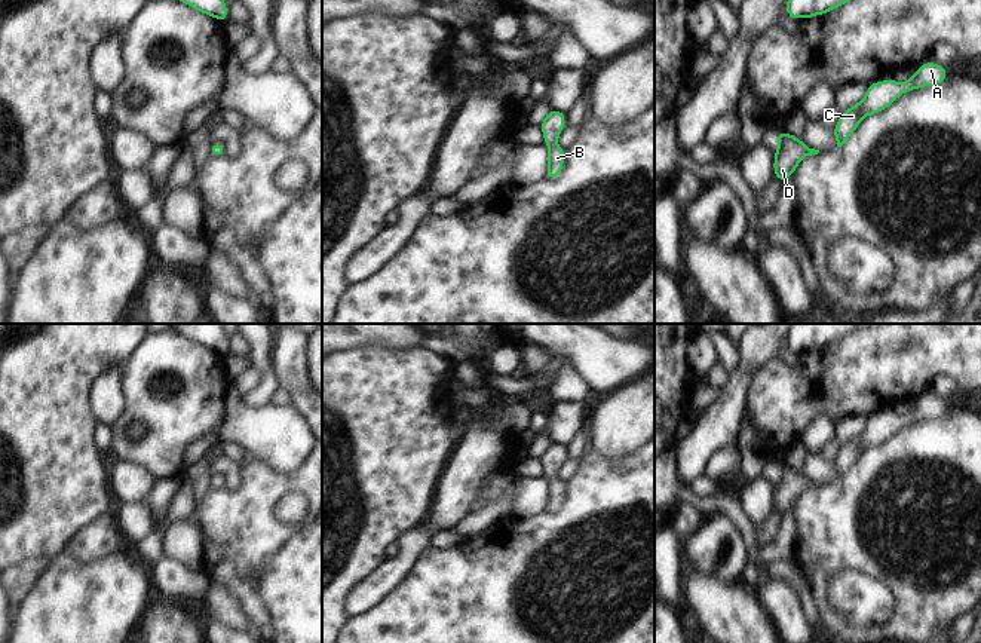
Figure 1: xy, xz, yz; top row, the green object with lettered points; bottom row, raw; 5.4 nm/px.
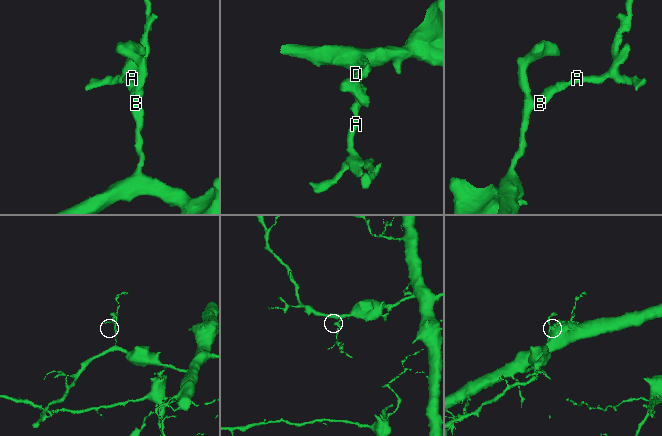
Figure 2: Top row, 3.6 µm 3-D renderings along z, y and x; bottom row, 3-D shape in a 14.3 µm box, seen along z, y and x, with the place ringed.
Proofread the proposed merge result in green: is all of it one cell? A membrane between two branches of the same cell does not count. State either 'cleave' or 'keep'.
keep

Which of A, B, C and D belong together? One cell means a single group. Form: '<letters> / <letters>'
A B C D

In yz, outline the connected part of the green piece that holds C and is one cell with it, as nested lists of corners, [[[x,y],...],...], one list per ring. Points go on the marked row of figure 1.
[[[925,61],[904,83],[892,79],[870,83],[864,99],[850,105],[847,110],[843,110],[836,126],[831,128],[837,147],[841,147],[849,140],[864,117],[882,113],[902,94],[925,86],[938,86],[945,83],[948,71],[948,67],[942,67],[932,61]]]

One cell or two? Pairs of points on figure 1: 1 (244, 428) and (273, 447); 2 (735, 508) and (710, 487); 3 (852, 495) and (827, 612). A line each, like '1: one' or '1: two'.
1: one
2: two
3: one

